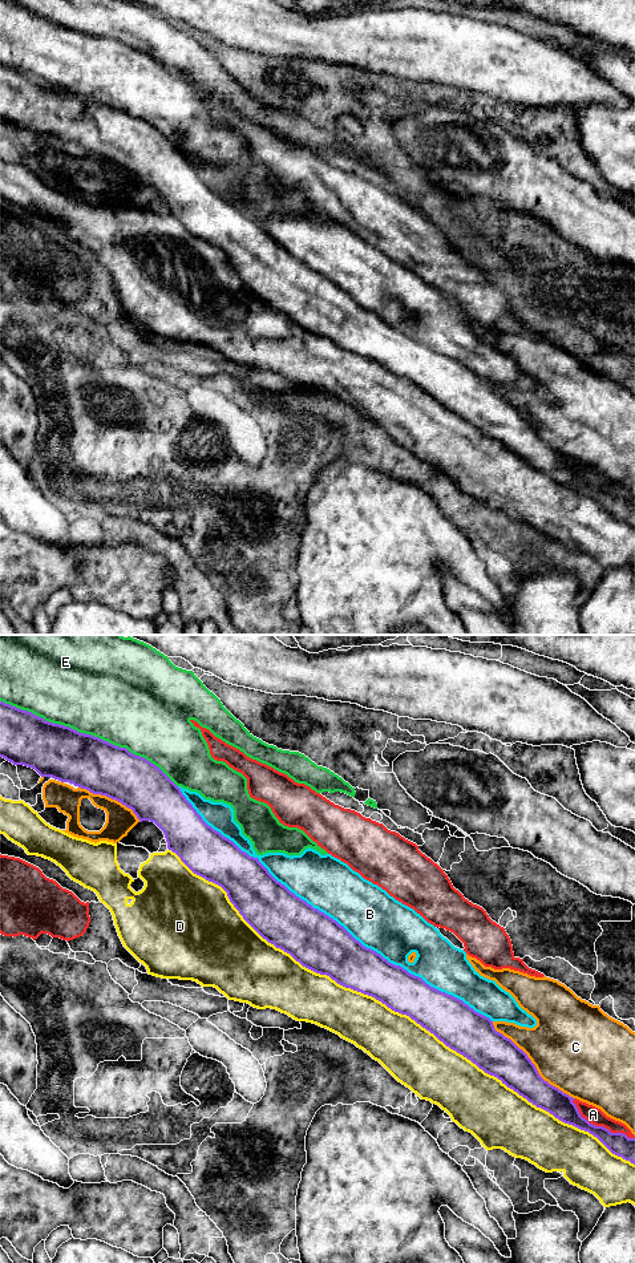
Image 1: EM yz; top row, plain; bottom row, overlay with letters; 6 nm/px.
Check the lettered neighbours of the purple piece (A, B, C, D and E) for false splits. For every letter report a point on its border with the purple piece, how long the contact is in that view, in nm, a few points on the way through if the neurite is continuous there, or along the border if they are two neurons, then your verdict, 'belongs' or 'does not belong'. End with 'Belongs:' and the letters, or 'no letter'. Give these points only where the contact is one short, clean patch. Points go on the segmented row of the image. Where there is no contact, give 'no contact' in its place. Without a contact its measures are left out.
A: contact yz (601, 1126); length 440 nm; does not belong
B: contact yz (331, 918); length 2350 nm; does not belong
C: contact yz (532, 1063); length 700 nm; does not belong
D: contact yz (397, 1011); length 3400 nm; belongs
E: contact yz (89, 735); length 1200 nm; does not belong
Belongs: D

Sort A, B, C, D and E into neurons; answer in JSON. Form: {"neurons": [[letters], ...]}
{"neurons": [["A"], ["B", "C"], ["D"], ["E"]]}

